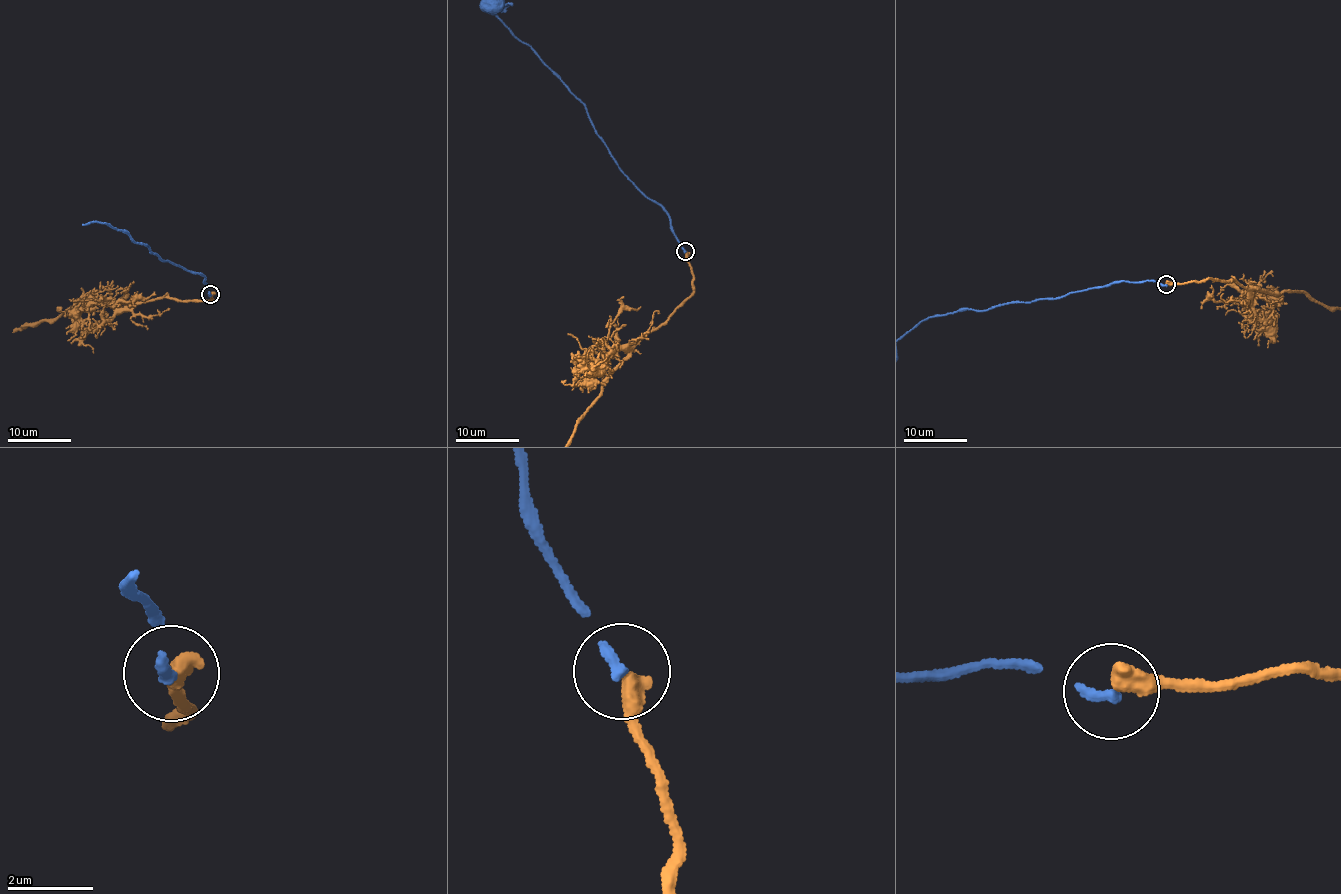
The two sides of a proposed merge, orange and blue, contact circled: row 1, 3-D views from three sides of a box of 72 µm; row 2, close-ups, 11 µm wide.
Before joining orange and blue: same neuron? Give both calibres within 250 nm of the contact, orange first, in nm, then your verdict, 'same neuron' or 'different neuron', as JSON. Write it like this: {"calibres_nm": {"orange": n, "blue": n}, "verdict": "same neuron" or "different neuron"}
{"calibres_nm": {"orange": 480, "blue": 260}, "verdict": "different neuron"}

